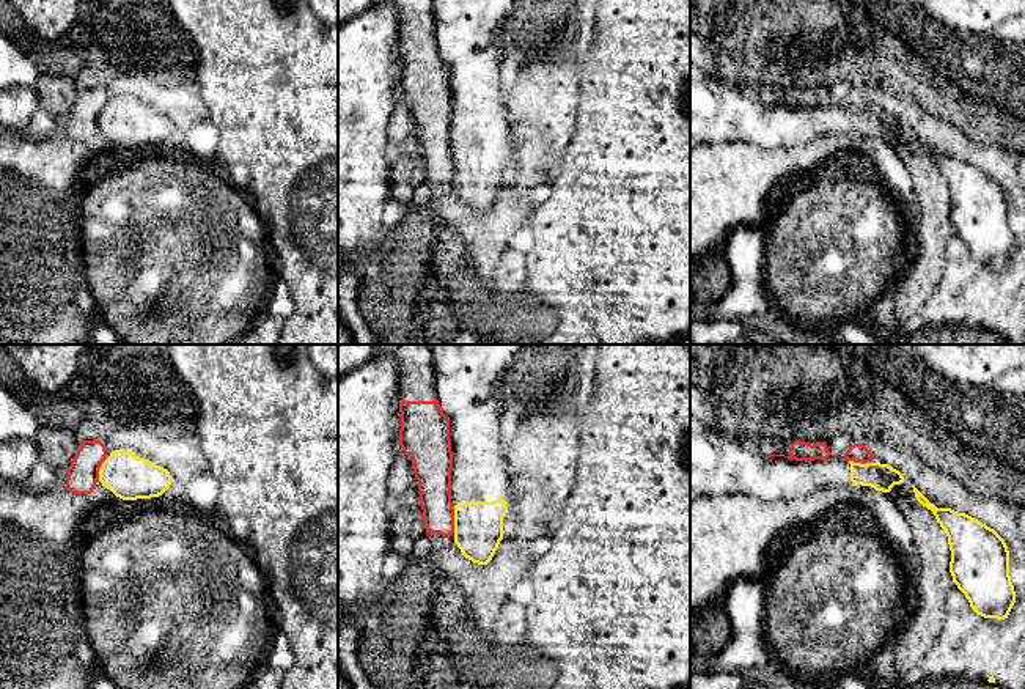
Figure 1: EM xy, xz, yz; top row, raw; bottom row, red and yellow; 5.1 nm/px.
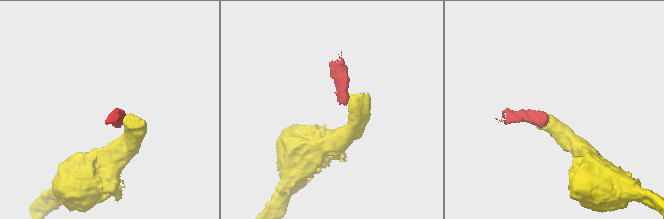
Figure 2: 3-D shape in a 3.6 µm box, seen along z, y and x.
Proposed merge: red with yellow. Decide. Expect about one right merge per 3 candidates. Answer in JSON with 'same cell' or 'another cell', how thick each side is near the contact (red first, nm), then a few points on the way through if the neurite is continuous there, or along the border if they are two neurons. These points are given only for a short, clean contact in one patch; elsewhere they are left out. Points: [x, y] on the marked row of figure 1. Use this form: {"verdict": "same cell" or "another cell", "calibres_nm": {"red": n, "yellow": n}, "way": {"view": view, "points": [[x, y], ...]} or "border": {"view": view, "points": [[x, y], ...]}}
{"verdict": "another cell", "calibres_nm": {"red": 180, "yellow": 260}, "border": {"view": "xz", "points": [[451, 507], [455, 532]]}}

